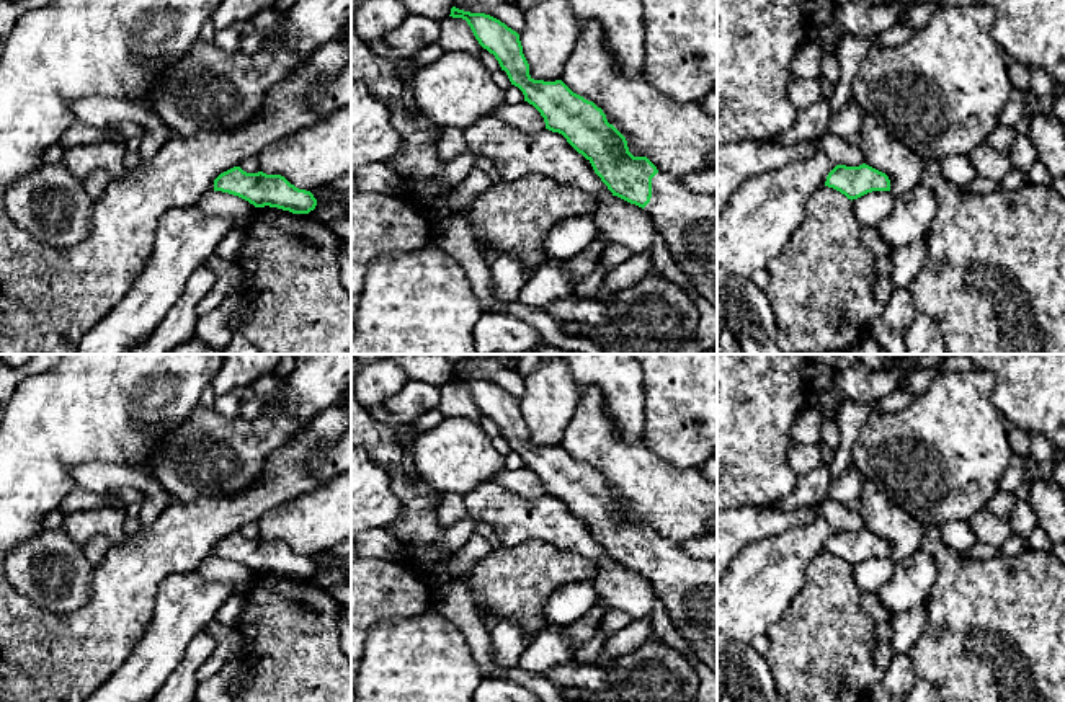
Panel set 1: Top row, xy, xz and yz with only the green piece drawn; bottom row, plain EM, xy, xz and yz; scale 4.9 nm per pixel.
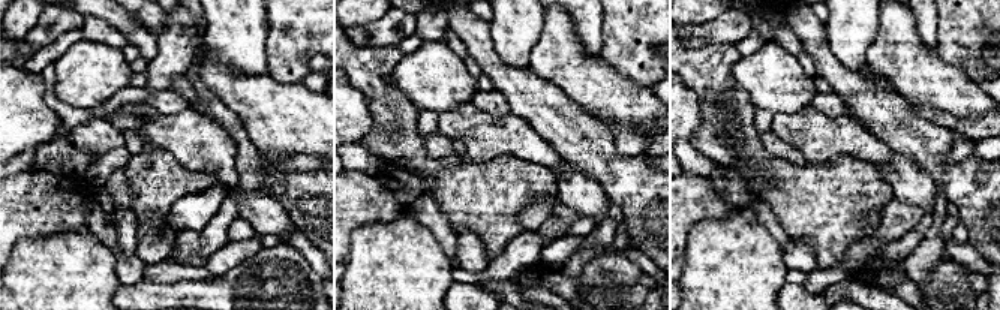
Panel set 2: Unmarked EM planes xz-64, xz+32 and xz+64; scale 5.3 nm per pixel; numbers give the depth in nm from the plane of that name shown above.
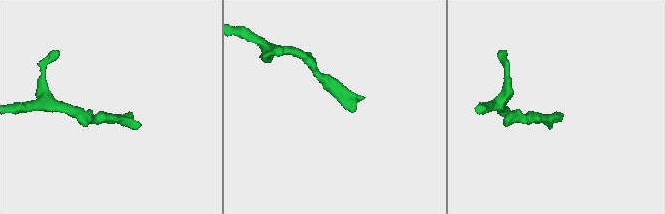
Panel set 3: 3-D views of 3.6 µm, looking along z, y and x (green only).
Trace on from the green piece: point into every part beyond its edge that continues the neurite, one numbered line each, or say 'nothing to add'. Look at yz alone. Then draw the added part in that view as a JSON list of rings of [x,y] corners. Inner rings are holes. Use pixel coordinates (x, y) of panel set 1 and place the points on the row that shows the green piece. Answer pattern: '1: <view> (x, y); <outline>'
nothing to add

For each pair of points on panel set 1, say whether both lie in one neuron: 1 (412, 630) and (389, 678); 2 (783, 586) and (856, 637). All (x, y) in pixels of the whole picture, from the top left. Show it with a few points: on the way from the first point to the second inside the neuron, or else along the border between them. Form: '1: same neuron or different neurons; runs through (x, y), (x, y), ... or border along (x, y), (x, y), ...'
1: same neuron; runs through (412, 642), (412, 653), (399, 666)
2: different neurons; border along (812, 560), (806, 570), (802, 588), (773, 626)

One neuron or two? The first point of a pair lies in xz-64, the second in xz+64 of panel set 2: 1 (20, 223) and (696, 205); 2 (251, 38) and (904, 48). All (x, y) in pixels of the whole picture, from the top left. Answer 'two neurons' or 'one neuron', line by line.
1: one neuron
2: two neurons

